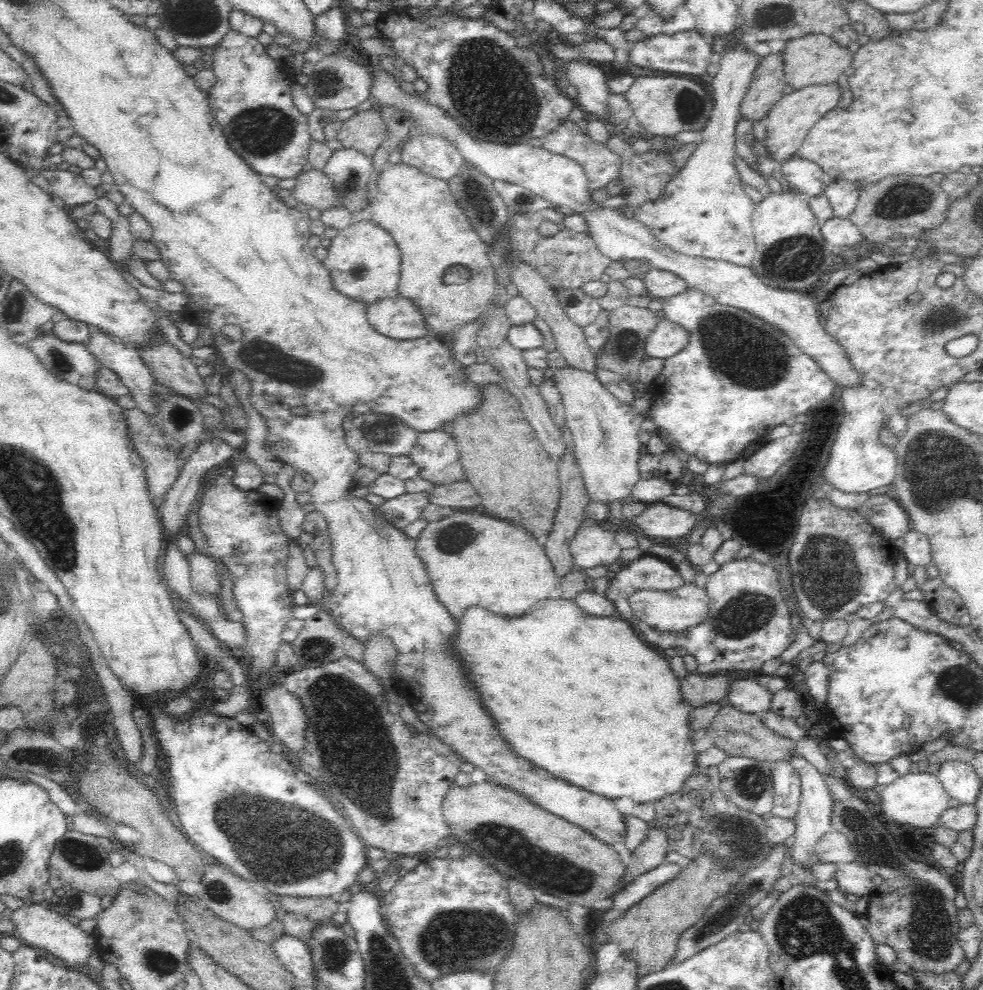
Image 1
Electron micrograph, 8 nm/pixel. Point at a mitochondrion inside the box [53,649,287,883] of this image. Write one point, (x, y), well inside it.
(86, 856)

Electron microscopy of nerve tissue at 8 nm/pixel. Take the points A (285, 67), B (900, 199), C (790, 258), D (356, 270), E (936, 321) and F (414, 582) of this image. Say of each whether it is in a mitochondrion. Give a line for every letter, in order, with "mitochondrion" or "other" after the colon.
A: other
B: mitochondrion
C: mitochondrion
D: mitochondrion
E: mitochondrion
F: other

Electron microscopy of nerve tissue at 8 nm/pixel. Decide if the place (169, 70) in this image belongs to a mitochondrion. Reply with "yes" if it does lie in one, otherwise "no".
no

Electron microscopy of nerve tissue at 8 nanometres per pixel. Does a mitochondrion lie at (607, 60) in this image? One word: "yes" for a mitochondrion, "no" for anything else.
no

